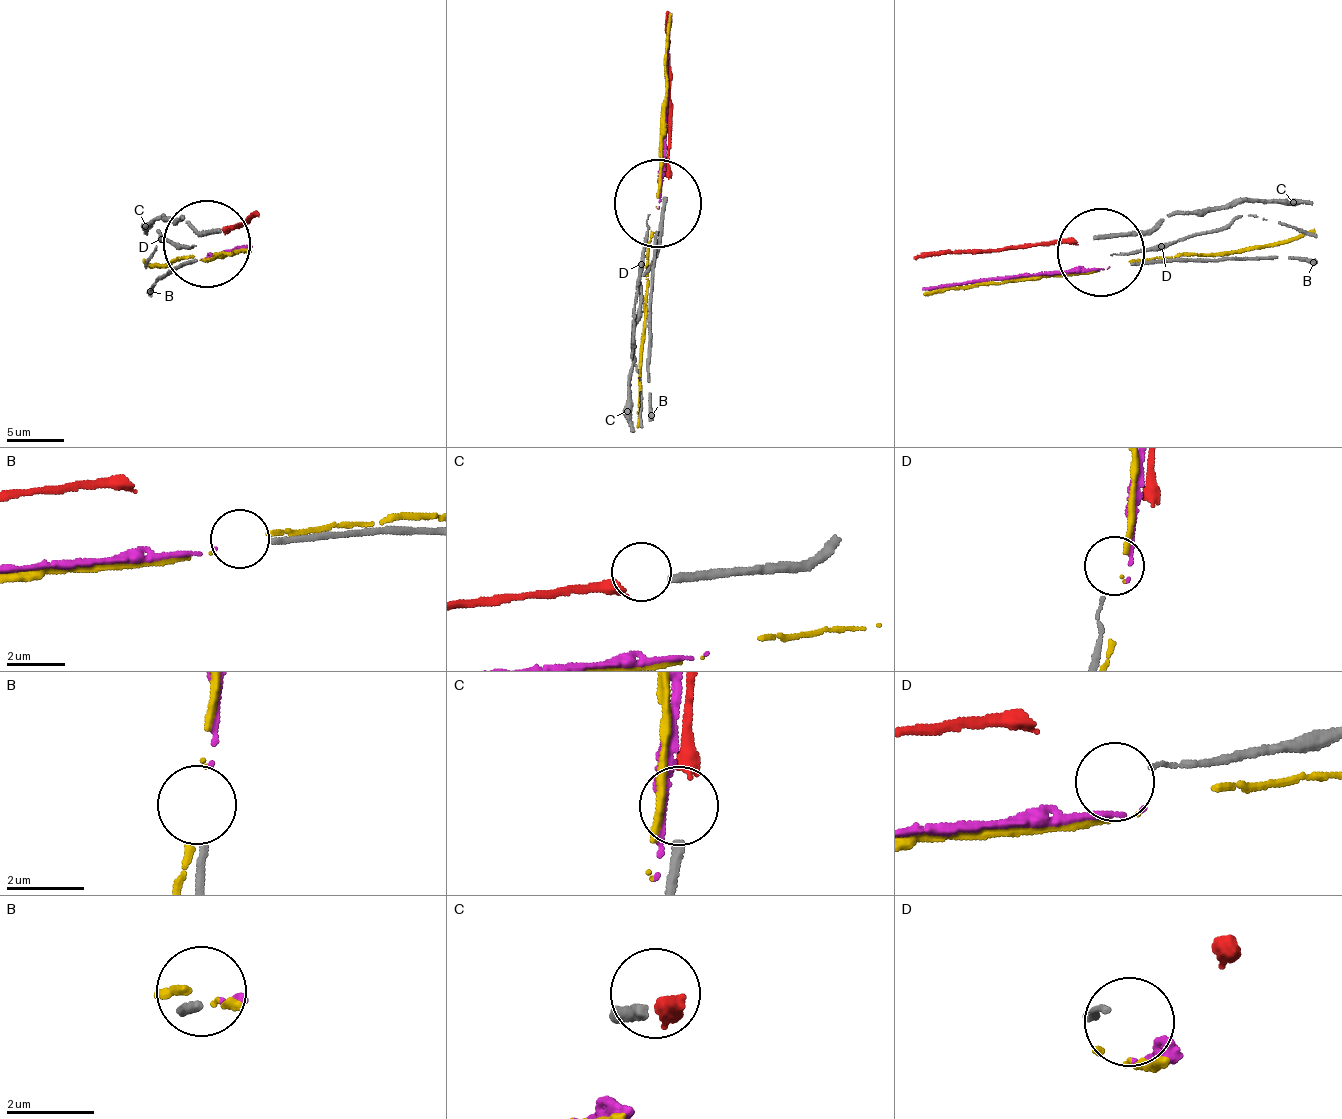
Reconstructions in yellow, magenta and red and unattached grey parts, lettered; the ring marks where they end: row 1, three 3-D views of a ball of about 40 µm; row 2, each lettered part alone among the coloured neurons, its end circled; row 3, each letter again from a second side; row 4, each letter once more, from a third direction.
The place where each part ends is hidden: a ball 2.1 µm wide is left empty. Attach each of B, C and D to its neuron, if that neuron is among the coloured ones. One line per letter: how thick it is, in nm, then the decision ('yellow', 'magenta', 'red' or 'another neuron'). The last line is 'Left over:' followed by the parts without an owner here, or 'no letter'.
B: calibre 200 nm; another neuron
C: calibre 280 nm; red
D: calibre 90 nm; another neuron
Left over: B, D

